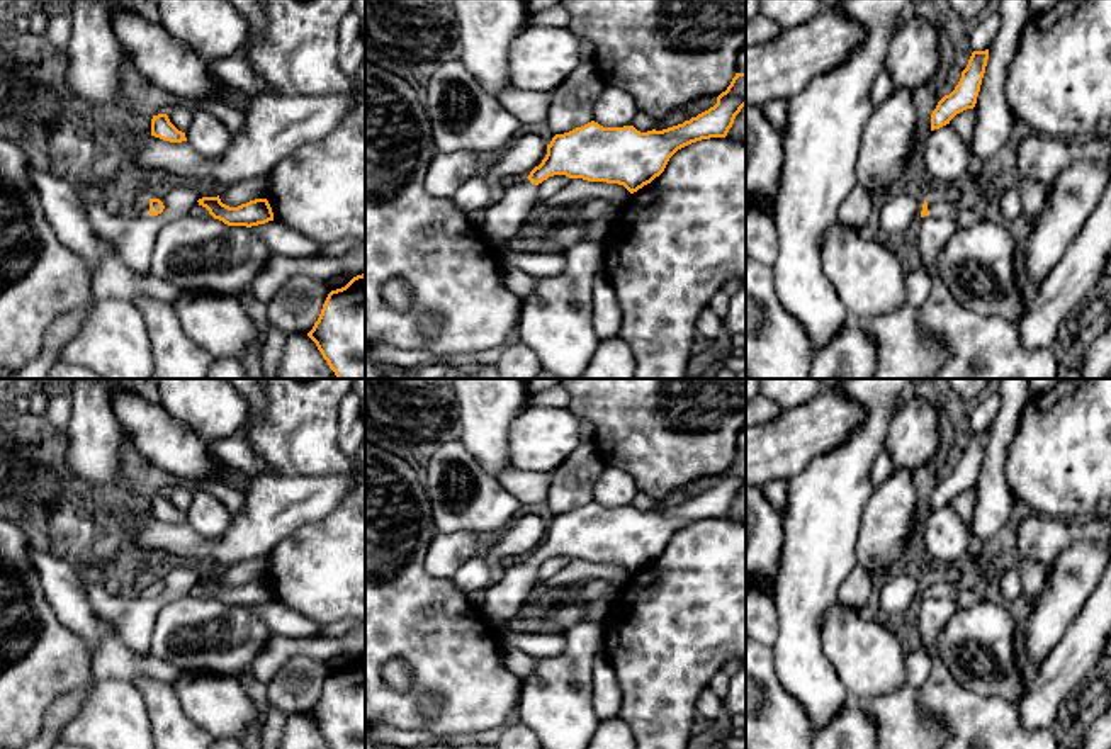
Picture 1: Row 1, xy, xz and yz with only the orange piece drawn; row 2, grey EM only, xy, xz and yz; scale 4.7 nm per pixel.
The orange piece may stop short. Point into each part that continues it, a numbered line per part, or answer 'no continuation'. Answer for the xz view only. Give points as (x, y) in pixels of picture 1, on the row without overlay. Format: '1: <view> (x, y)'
1: xz (518, 583)

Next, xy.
1: xy (141, 588)

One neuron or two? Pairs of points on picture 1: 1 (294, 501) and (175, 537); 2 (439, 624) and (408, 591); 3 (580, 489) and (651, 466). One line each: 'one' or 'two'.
1: one
2: one
3: two

